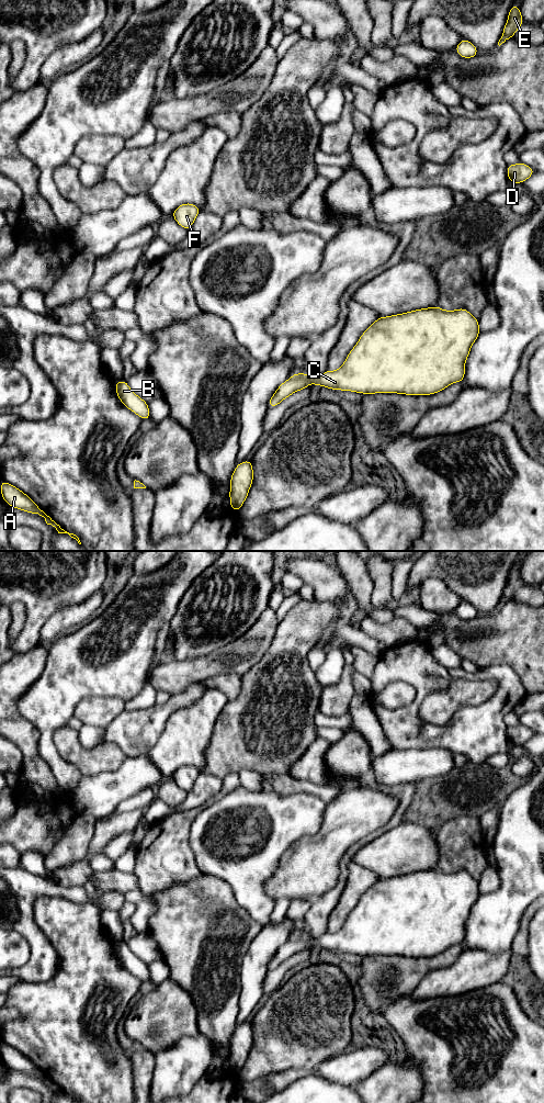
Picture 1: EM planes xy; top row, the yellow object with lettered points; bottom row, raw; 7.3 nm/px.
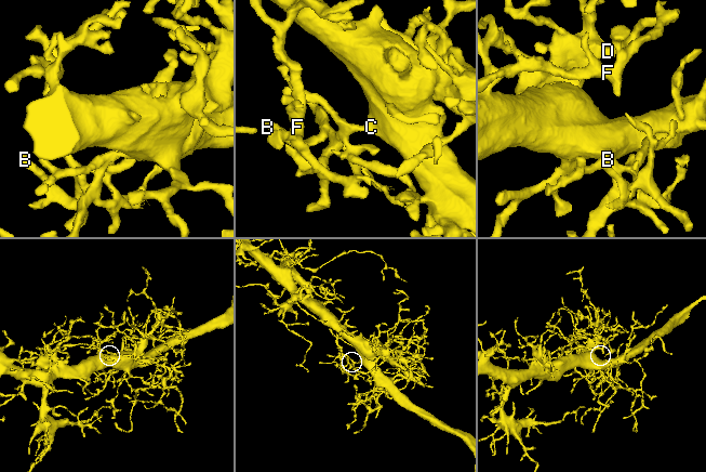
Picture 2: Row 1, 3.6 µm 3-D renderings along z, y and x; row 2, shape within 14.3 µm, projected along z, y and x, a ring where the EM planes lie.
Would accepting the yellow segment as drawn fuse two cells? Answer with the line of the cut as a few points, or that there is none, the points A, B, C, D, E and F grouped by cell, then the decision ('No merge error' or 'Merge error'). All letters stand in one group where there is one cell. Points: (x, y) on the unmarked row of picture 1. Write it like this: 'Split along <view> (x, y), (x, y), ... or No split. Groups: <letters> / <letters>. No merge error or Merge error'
No split. Groups: A B C D E F. No merge error

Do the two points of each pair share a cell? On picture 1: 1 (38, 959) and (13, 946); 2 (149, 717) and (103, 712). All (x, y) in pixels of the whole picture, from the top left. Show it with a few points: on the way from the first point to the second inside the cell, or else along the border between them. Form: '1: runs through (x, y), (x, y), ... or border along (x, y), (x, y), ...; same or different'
1: border along (18, 932), (27, 943), (30, 958), (11, 970); different
2: border along (124, 709), (104, 727); different

